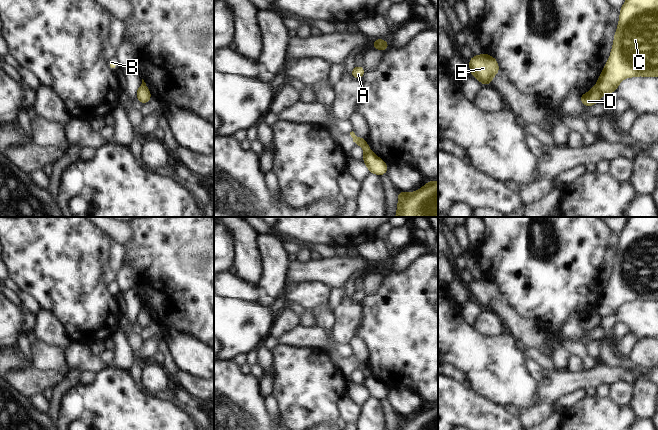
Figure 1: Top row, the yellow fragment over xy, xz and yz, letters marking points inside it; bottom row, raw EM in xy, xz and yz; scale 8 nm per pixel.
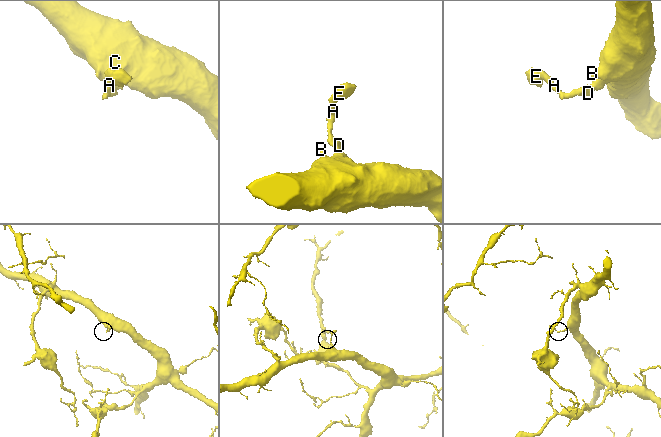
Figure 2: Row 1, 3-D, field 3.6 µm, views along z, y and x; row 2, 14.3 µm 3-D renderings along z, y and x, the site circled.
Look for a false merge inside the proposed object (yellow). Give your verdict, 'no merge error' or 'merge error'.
merge error

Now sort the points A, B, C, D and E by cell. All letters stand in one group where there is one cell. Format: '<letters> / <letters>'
A D E / B C

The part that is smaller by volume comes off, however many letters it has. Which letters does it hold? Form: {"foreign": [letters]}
{"foreign": ["A", "D", "E"]}

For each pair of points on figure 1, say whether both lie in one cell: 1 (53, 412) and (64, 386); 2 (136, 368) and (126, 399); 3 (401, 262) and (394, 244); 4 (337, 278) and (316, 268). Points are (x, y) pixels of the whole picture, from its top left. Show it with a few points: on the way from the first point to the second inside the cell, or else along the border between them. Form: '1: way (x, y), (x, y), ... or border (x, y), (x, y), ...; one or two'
1: way (54, 406), (58, 392); one
2: border (127, 372), (137, 388); two
3: border (411, 242), (395, 251), (391, 250), (384, 243); two
4: way (332, 273), (321, 270); one

